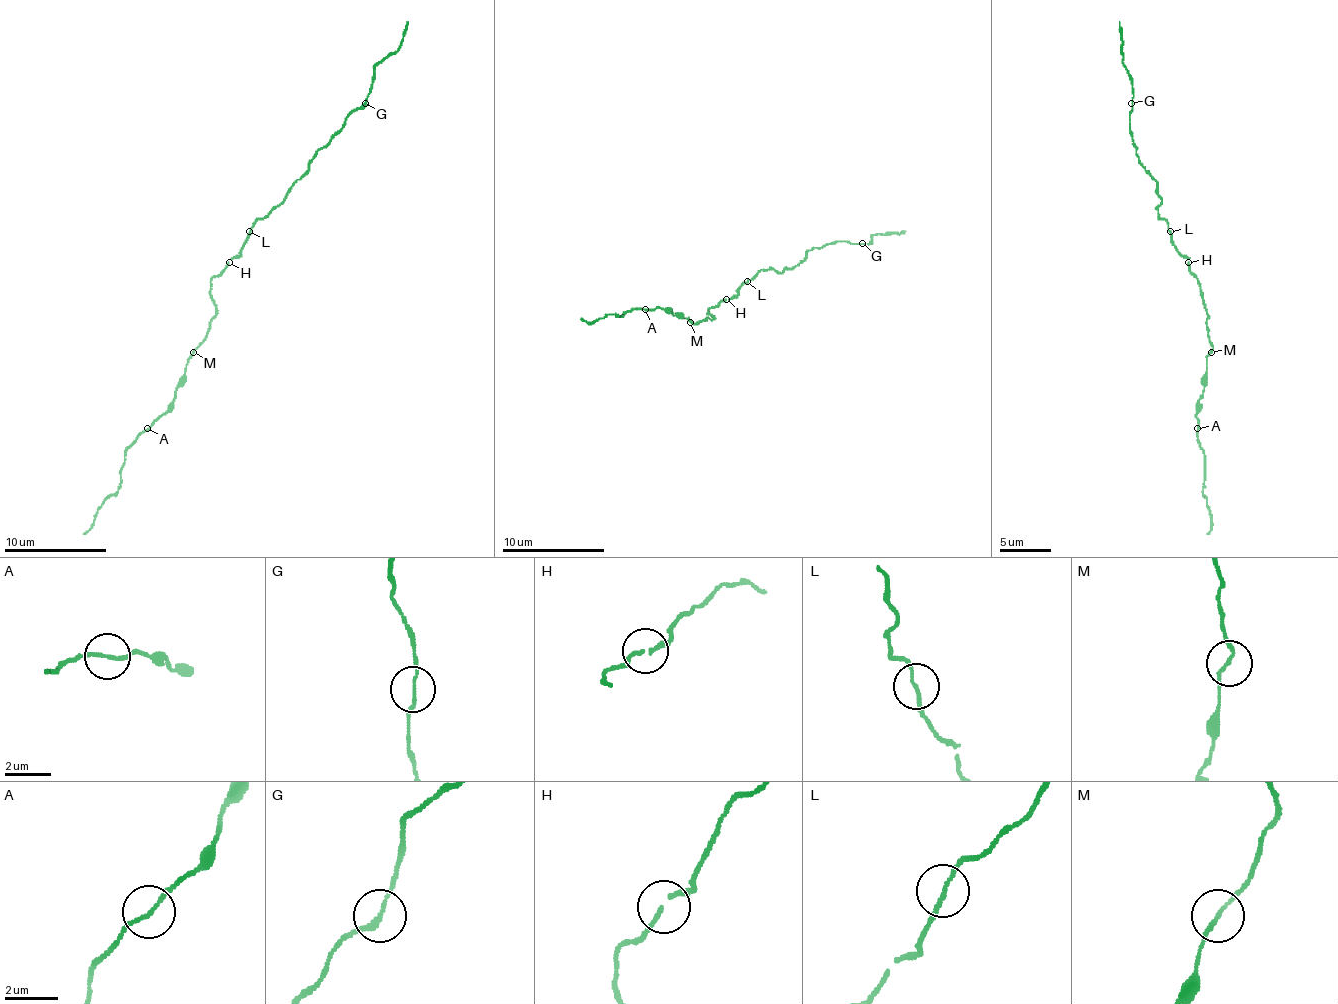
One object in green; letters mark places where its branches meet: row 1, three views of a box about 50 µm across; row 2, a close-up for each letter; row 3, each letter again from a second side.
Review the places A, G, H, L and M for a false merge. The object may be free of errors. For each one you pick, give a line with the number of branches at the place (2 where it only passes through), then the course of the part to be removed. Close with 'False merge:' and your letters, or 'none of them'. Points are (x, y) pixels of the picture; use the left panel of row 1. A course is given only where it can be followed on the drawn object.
A: Branches: 2. Course of the part to remove: (147, 429), (126, 449), (121, 485), (83, 534)
False merge: A

